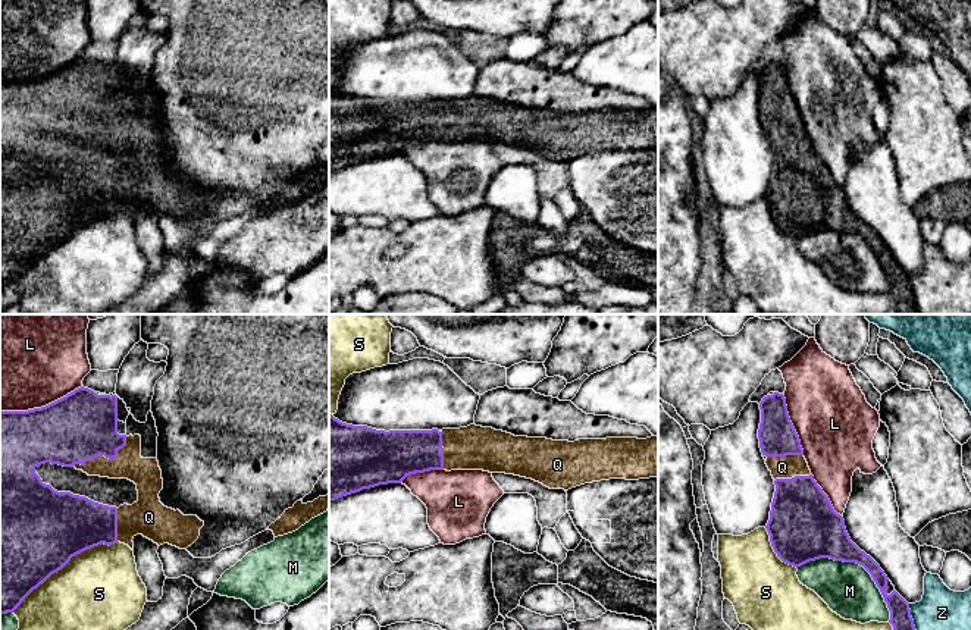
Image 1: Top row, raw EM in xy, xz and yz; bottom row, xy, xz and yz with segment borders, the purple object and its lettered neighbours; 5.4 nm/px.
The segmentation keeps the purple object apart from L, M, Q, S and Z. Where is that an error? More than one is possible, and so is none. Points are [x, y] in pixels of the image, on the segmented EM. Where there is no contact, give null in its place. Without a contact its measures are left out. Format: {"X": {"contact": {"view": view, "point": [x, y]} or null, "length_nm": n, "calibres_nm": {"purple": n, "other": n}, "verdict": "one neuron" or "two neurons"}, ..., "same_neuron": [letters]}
{"L": {"contact": {"view": "xy", "point": [41, 407]}, "length_nm": 480, "calibres_nm": {"purple": 380, "other": 500}, "verdict": "two neurons"}, "M": {"contact": {"view": "yz", "point": [857, 563]}, "length_nm": 600, "calibres_nm": {"purple": 260, "other": 280}, "verdict": "two neurons"}, "Q": {"contact": {"view": "xy", "point": [103, 454]}, "length_nm": 340, "calibres_nm": {"purple": 380, "other": 160}, "verdict": "one neuron"}, "S": {"contact": {"view": "xy", "point": [65, 564]}, "length_nm": 700, "calibres_nm": {"purple": 500, "other": 440}, "verdict": "two neurons"}, "Z": {"contact": {"view": "yz", "point": [911, 617]}, "length_nm": 150, "calibres_nm": {"purple": 120, "other": 240}, "verdict": "two neurons"}, "same_neuron": ["Q"]}

